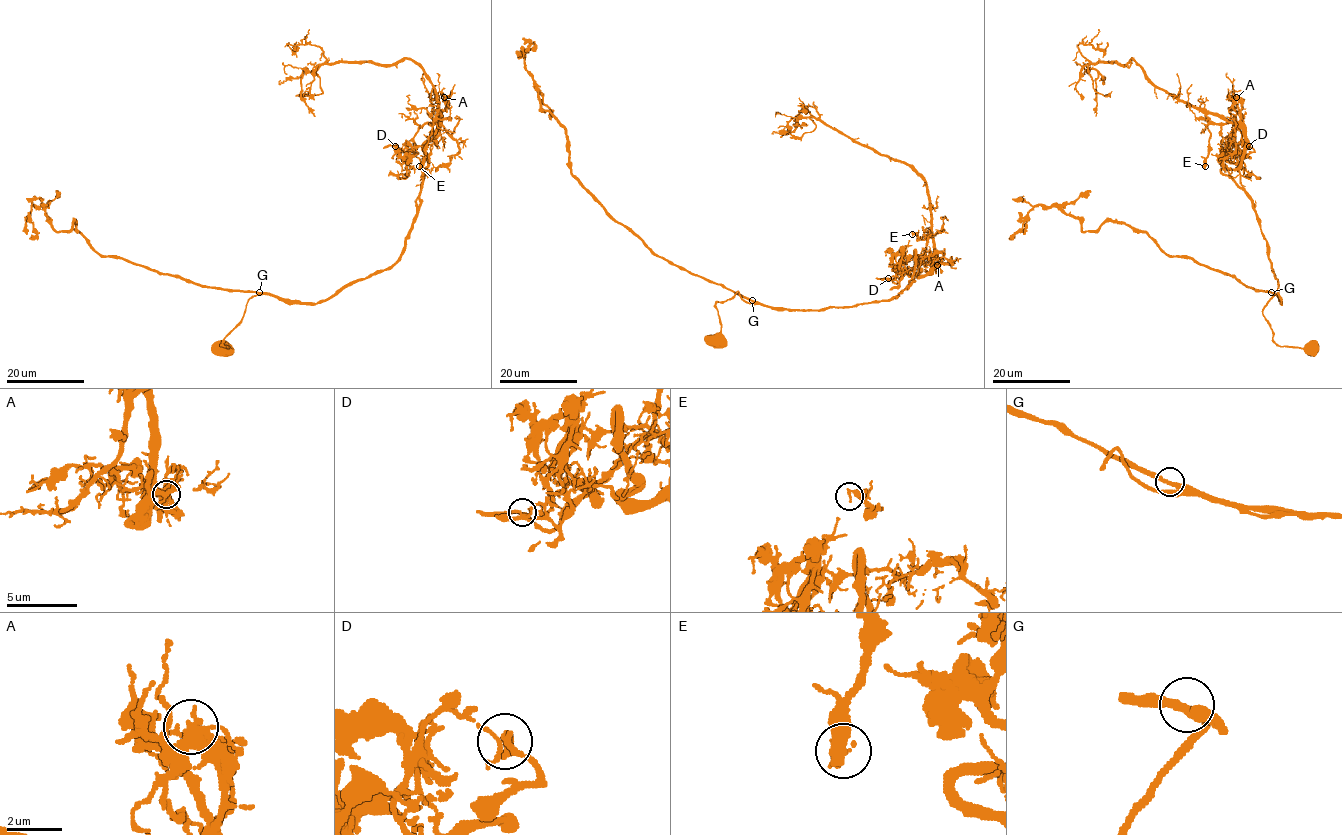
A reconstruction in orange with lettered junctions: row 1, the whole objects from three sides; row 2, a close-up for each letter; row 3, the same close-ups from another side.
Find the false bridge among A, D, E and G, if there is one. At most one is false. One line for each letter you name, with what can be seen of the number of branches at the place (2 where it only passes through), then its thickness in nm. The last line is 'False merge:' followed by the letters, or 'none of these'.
E: 1 branches meet; 280 nm thick
False merge: E

